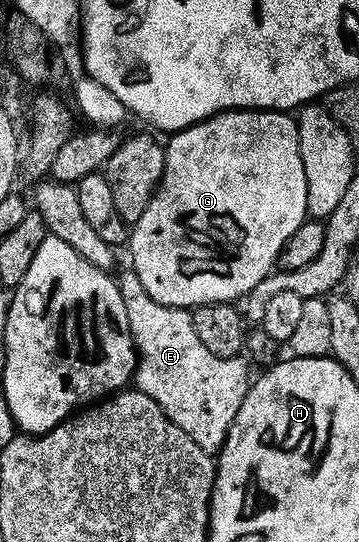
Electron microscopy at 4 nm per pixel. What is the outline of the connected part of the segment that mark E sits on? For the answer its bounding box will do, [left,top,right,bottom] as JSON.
[119,269,251,456]

